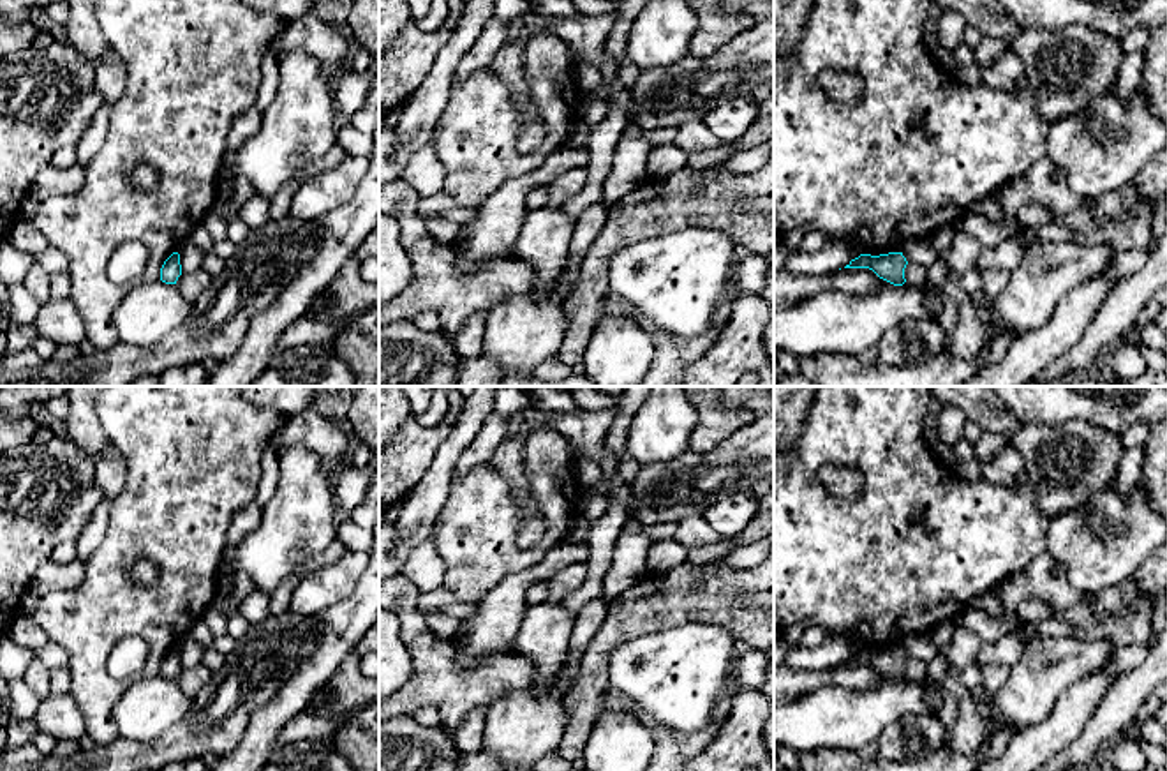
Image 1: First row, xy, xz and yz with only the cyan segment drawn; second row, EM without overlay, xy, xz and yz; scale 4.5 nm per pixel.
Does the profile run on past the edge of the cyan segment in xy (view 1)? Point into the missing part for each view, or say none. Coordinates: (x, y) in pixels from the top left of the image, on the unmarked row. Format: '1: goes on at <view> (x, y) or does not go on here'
1: does not go on here

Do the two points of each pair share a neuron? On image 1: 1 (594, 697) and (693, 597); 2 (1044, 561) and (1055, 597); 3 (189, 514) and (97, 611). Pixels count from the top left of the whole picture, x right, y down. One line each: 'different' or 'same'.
1: same
2: same
3: same

